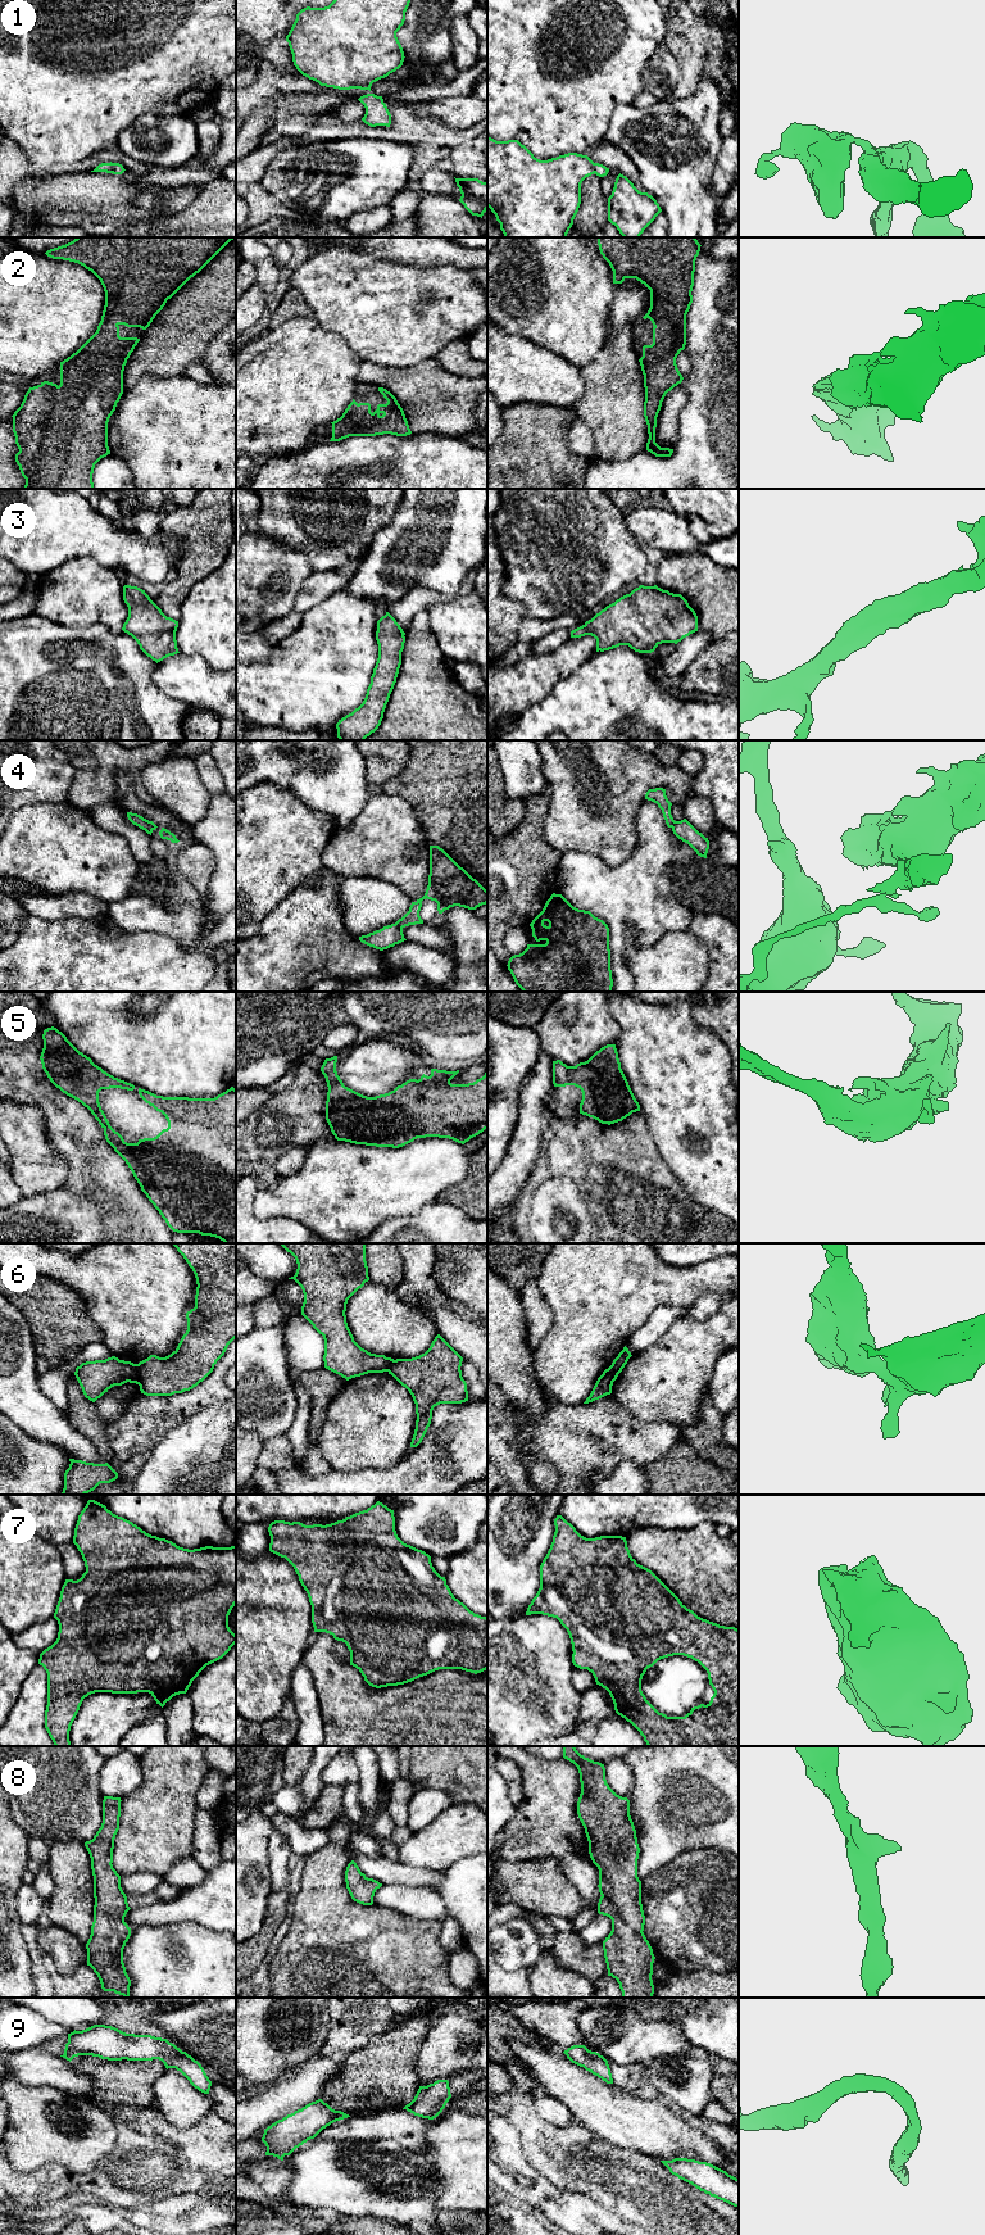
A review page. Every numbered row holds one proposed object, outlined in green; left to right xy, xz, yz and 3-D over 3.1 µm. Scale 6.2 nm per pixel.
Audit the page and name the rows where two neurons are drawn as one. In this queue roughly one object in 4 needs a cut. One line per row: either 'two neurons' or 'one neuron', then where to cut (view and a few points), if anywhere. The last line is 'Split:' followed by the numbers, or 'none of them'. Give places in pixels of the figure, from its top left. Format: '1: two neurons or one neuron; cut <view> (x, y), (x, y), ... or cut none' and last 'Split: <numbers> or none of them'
1: one neuron; cut none
2: one neuron; cut none
3: one neuron; cut none
4: two neurons; cut xz (395, 923), (402, 928)
5: one neuron; cut none
6: two neurons; cut xy (135, 1364), (139, 1383)
7: one neuron; cut none
8: one neuron; cut none
9: one neuron; cut none
Split: 4, 6

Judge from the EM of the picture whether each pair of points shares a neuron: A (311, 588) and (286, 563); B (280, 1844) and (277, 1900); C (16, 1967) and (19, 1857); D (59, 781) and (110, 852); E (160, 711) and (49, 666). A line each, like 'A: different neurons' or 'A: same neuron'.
A: different neurons
B: different neurons
C: same neuron
D: different neurons
E: same neuron

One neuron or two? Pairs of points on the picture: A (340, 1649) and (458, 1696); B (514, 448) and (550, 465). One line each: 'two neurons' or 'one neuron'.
A: two neurons
B: one neuron

